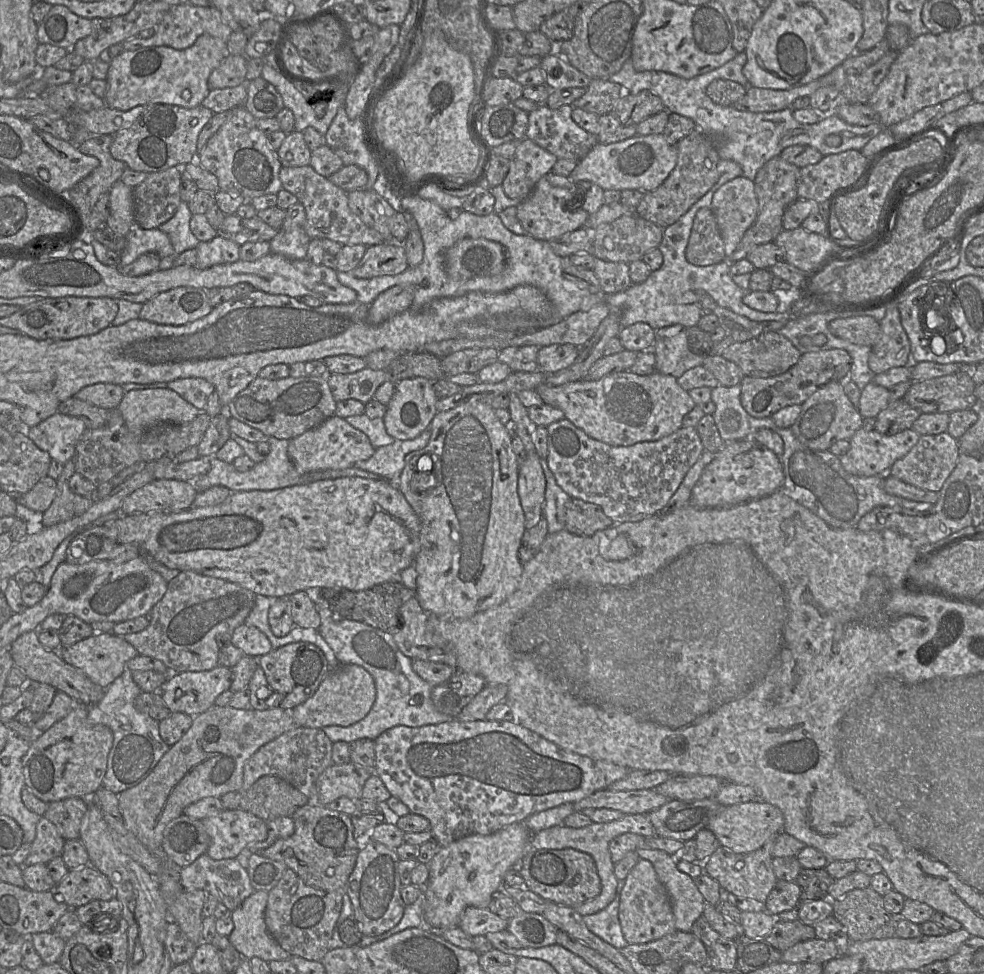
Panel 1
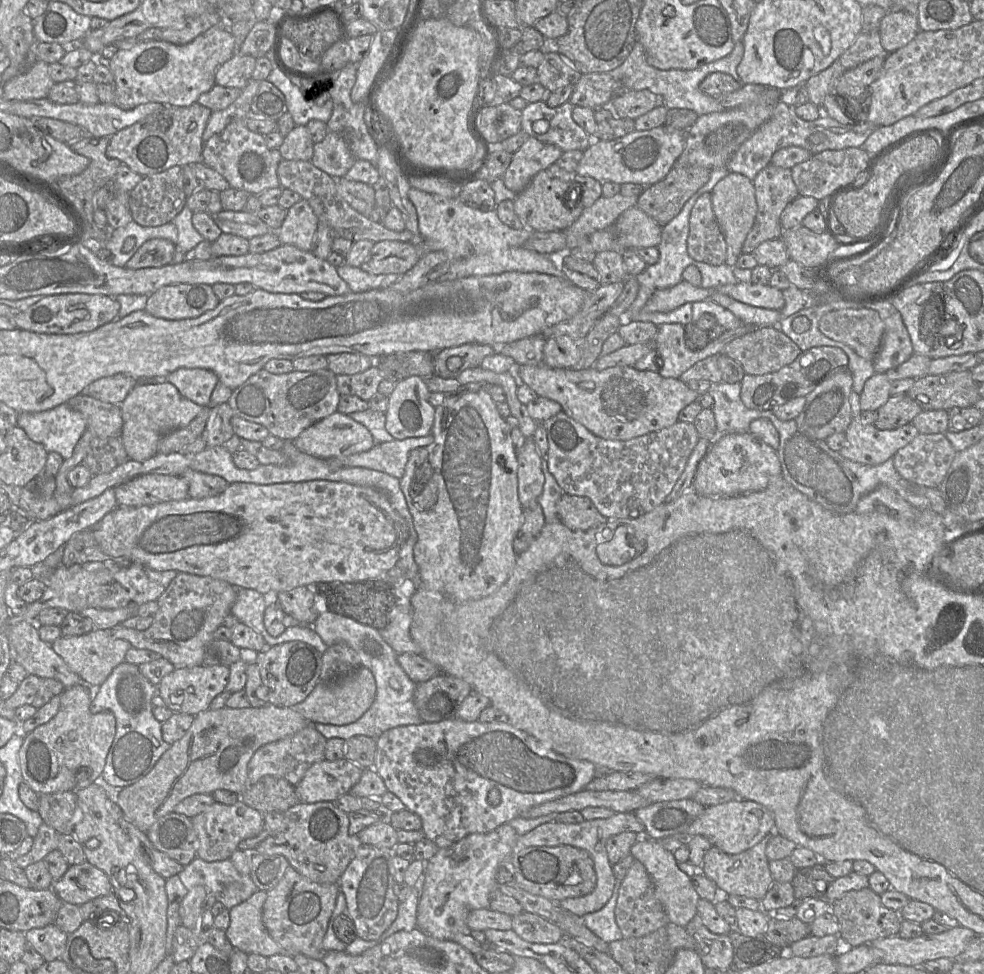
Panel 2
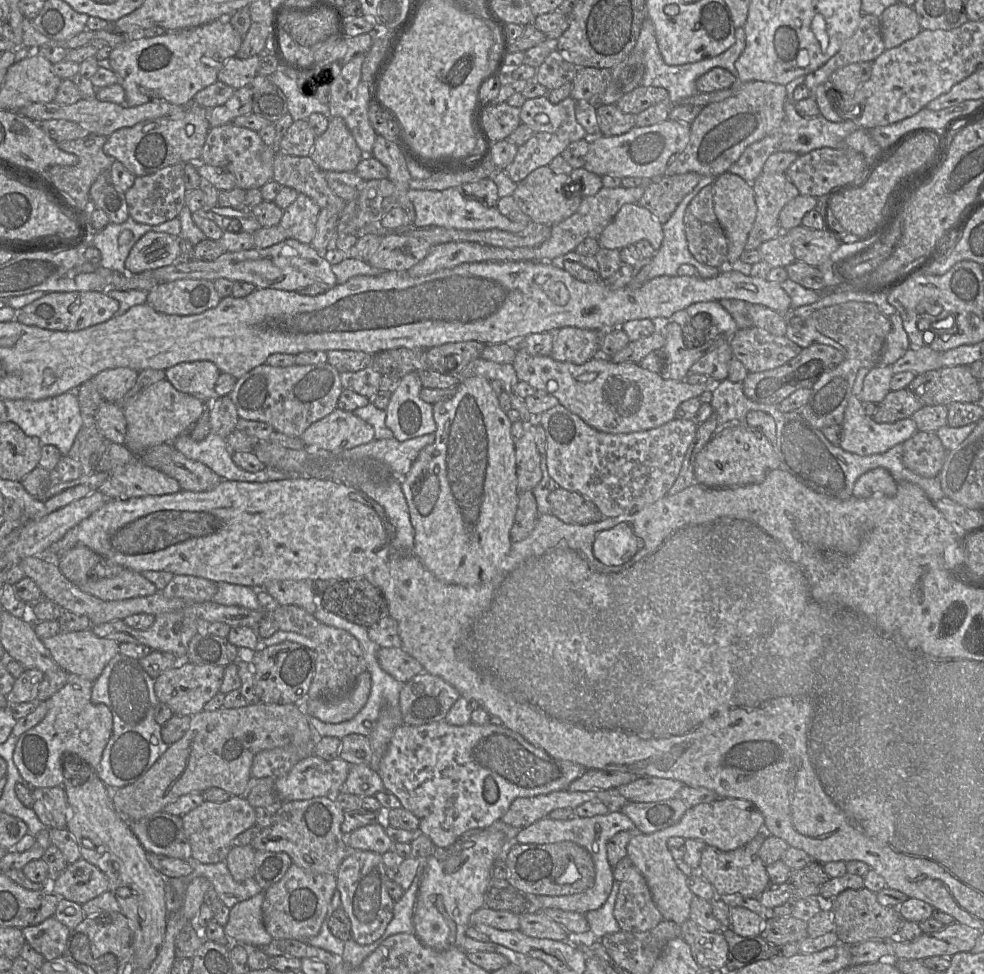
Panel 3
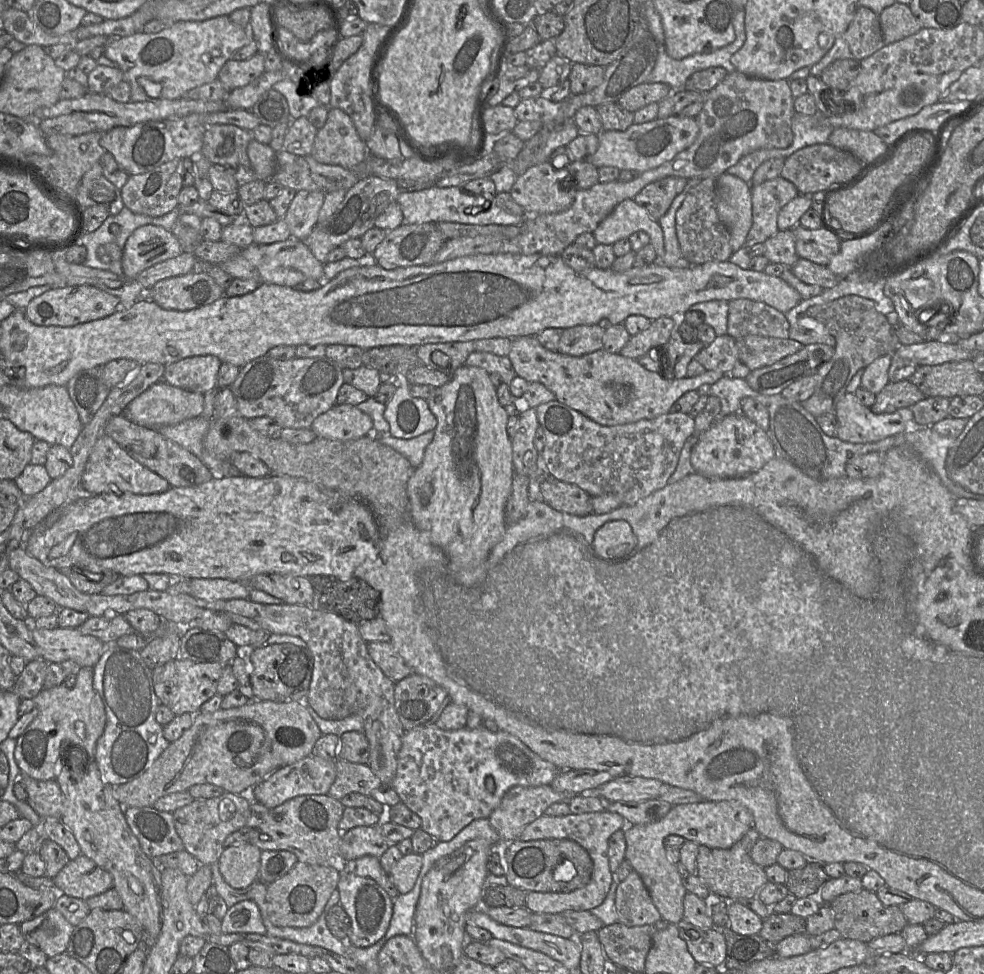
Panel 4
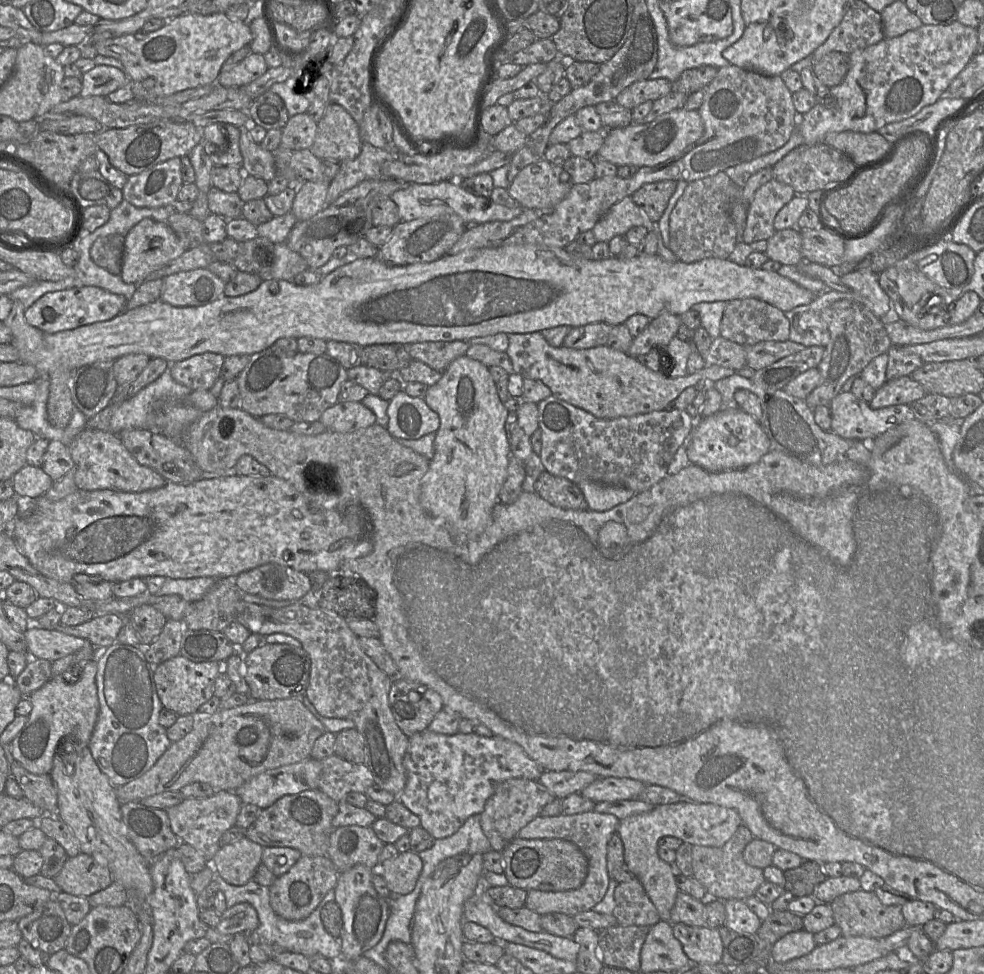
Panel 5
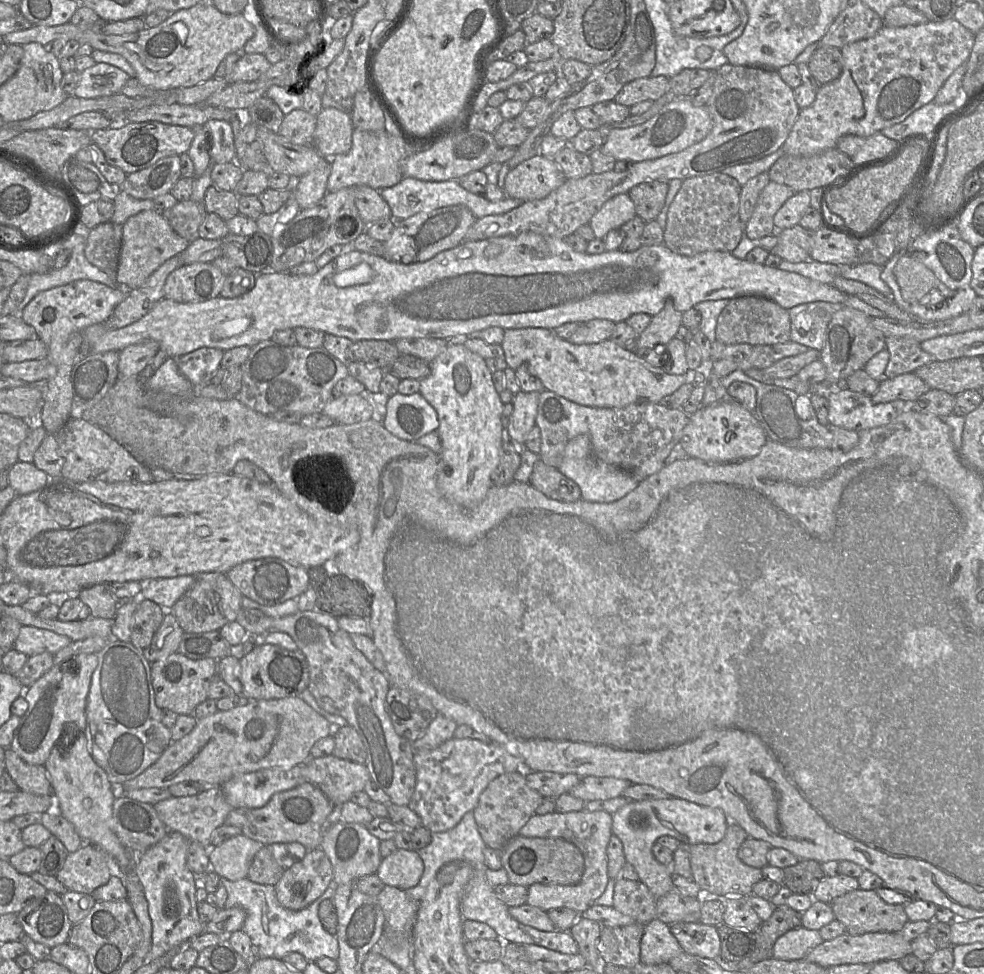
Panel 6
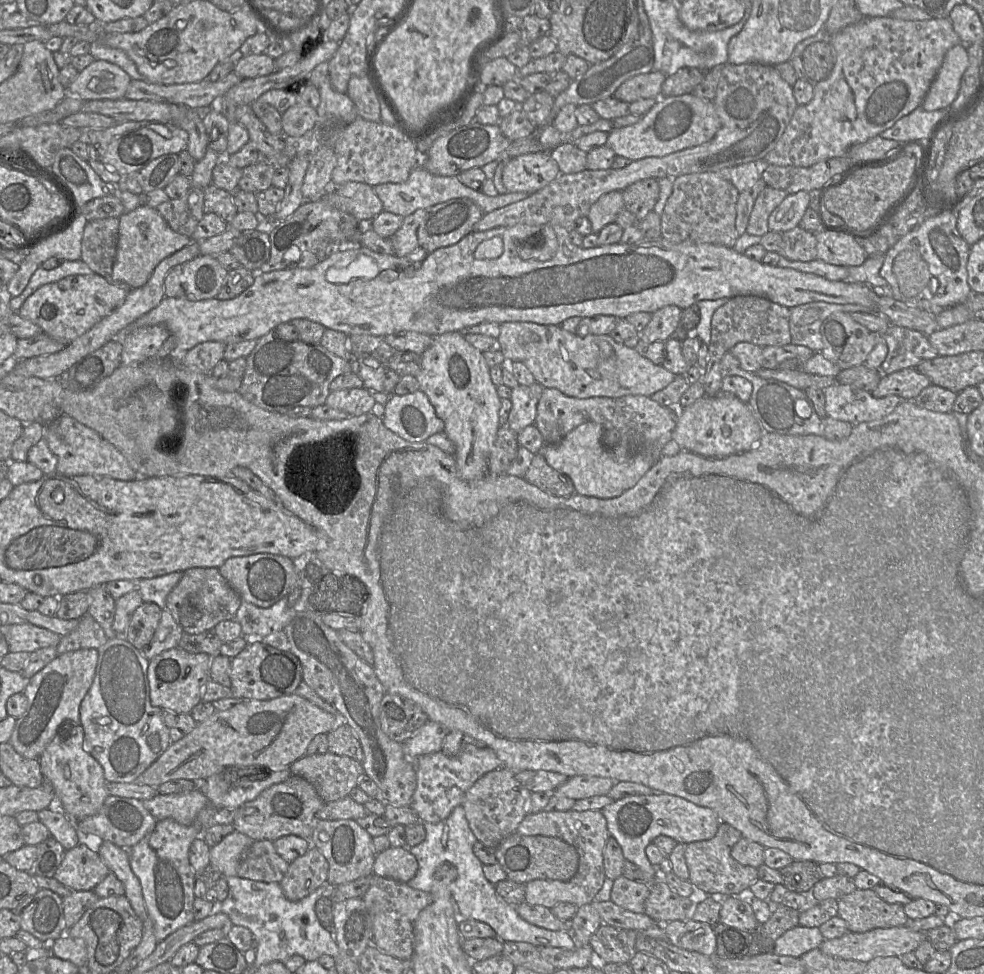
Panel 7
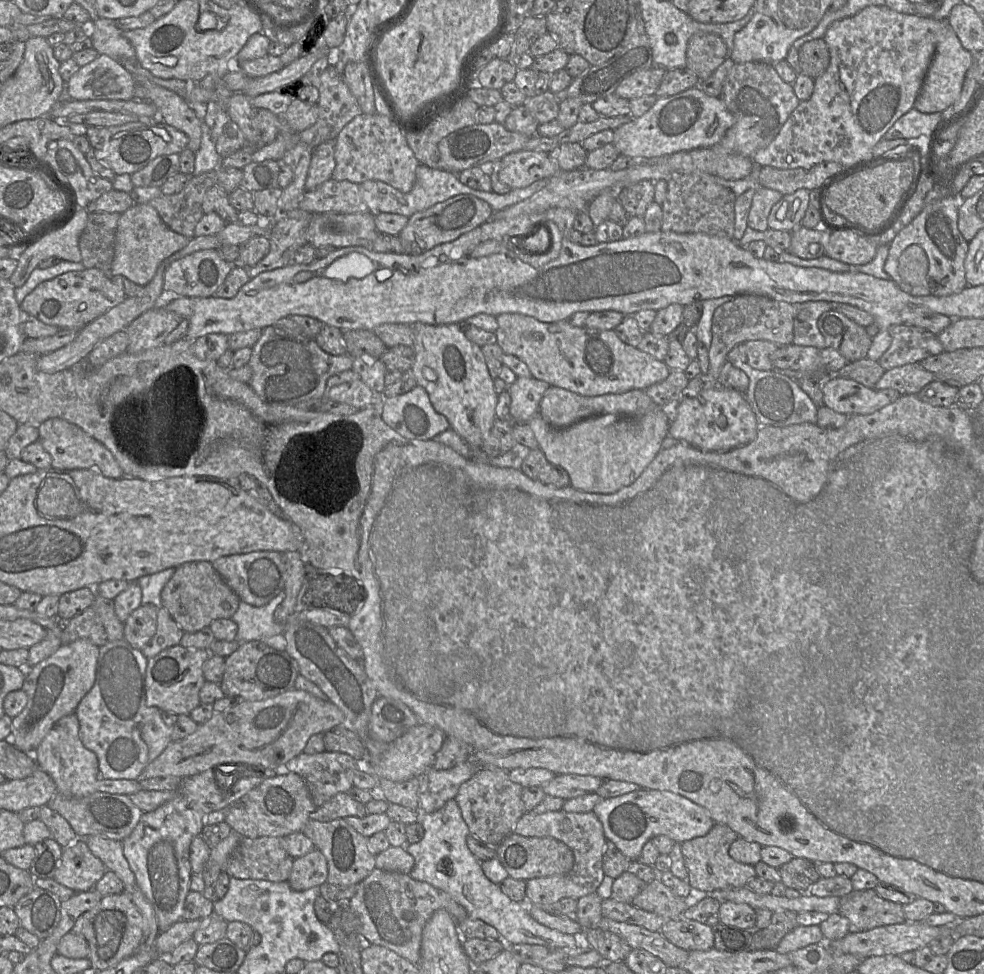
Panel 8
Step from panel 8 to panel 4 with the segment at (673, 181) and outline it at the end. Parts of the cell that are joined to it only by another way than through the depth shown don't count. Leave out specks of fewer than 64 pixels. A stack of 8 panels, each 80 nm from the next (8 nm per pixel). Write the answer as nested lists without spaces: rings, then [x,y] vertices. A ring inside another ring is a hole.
[[[716,178],[702,179],[688,192],[676,212],[675,228],[682,257],[691,265],[729,261],[733,250],[729,231],[716,211]]]

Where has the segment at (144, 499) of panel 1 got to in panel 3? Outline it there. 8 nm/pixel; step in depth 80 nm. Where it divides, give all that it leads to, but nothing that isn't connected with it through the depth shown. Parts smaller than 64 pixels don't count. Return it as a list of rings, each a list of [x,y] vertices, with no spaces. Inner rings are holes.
[[[114,442],[106,443],[106,450],[112,463],[109,478],[99,487],[98,492],[109,499],[126,500],[135,497],[161,496],[174,494],[181,490],[179,482],[163,472],[146,466],[138,456],[125,446]]]

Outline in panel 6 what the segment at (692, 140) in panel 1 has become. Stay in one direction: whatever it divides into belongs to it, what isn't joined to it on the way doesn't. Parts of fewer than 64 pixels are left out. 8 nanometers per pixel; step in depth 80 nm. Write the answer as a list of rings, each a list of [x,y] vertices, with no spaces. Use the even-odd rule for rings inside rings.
[[[645,181],[629,190],[628,195],[635,205],[636,215],[645,223],[655,220],[662,210],[668,192],[668,182]]]

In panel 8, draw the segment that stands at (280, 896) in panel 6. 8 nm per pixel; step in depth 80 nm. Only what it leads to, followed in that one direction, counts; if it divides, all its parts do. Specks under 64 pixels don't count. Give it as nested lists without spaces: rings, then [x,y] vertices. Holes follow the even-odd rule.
[[[317,849],[295,858],[287,880],[295,891],[304,891],[327,882],[328,864],[324,855]]]

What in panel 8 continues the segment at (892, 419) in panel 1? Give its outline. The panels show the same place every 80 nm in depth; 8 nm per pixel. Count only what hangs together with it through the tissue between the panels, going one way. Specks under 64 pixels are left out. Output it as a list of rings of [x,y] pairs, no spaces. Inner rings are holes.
[[[911,363],[886,370],[876,383],[875,389],[895,389],[900,395],[916,395],[935,379],[920,363]]]

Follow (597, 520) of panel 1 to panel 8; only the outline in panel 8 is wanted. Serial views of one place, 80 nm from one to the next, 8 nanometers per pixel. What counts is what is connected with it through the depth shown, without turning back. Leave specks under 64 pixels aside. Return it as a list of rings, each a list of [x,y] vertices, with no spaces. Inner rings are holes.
[[[539,448],[530,451],[520,471],[530,479],[548,486],[563,488],[570,485],[567,472],[549,463]]]

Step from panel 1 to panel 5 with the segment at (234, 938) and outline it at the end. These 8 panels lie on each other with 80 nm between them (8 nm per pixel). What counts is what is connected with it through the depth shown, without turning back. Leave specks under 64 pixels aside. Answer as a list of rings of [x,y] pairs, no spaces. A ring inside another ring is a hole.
[[[243,902],[227,908],[220,915],[220,922],[216,930],[221,934],[235,935],[250,933],[259,925],[256,909],[249,903]]]

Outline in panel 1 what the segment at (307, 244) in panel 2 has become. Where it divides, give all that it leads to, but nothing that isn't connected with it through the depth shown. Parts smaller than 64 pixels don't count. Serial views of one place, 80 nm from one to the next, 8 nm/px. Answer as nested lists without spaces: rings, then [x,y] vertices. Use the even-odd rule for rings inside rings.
[[[299,202],[286,211],[282,227],[270,241],[271,252],[294,260],[306,259],[311,238],[305,232],[305,208]]]

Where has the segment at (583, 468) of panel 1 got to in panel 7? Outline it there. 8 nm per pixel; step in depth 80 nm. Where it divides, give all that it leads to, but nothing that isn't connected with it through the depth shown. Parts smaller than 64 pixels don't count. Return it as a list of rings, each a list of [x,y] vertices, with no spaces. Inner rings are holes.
[[[544,388],[537,405],[534,425],[547,445],[559,443],[582,423],[592,421],[601,425],[602,443],[619,453],[649,454],[653,462],[662,457],[662,448],[672,440],[678,419],[678,409],[664,407],[648,396],[627,395],[620,398],[591,397],[580,399],[563,394],[555,388]]]

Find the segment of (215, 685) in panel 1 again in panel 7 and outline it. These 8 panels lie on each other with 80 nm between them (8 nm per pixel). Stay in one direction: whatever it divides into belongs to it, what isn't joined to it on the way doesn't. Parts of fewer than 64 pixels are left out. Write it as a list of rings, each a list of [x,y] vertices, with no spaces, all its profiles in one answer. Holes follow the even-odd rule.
[[[177,646],[149,660],[148,681],[151,704],[176,714],[189,714],[202,701],[203,689],[211,680],[210,665],[213,657],[205,653],[192,654]]]

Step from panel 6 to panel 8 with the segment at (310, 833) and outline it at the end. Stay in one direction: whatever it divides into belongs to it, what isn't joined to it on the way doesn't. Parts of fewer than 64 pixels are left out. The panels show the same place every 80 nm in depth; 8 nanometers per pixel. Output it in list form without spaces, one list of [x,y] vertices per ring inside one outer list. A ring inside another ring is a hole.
[[[282,769],[274,777],[263,780],[227,809],[225,821],[233,831],[243,838],[282,838],[296,832],[303,832],[309,815],[317,809],[305,781],[296,773]]]

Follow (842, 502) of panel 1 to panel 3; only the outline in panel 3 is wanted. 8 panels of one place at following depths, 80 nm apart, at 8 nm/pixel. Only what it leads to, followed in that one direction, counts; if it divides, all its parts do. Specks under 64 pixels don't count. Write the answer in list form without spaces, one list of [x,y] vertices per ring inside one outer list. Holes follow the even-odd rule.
[[[760,403],[756,411],[769,414],[775,421],[776,441],[774,449],[780,460],[780,468],[789,472],[799,482],[817,493],[846,500],[853,496],[854,484],[862,474],[874,468],[882,467],[889,471],[897,483],[910,482],[919,486],[933,502],[946,497],[941,489],[939,476],[925,478],[903,465],[903,443],[896,444],[883,453],[861,456],[831,444],[820,429],[813,427],[802,417],[799,410],[782,412],[777,405]]]

